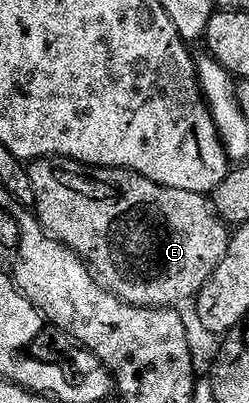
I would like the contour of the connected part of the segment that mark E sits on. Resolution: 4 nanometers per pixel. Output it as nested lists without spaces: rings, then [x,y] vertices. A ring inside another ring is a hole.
[[[51,156],[38,161],[29,167],[30,183],[34,189],[33,205],[38,206],[36,217],[42,224],[43,230],[56,241],[62,242],[67,248],[74,251],[83,262],[87,263],[95,275],[104,283],[111,294],[121,298],[129,306],[146,306],[149,310],[164,310],[167,308],[181,307],[181,302],[197,299],[198,293],[206,287],[206,282],[216,272],[216,268],[224,260],[228,252],[231,231],[227,223],[222,221],[222,217],[214,211],[213,201],[207,195],[196,192],[184,192],[176,188],[168,188],[140,176],[135,170],[129,168],[116,170],[113,168],[87,169],[80,162],[63,160],[57,156]]]

